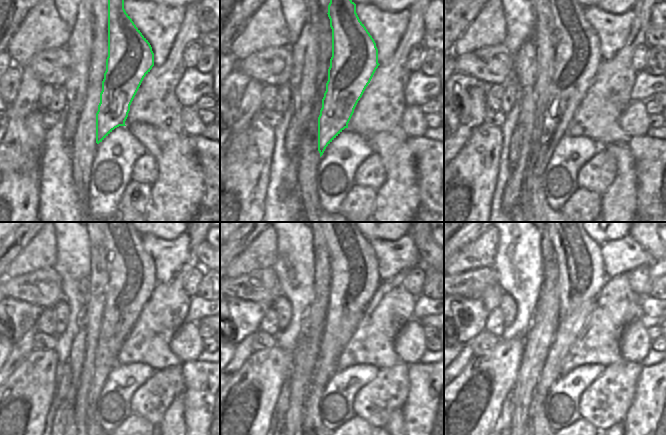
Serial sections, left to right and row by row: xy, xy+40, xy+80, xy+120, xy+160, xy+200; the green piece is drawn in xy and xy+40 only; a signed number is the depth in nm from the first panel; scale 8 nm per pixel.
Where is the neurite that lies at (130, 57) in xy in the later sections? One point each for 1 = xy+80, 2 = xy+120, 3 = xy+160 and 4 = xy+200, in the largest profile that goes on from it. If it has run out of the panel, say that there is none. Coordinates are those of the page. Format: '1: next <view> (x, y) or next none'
1: next xy+80 (578, 58)
2: next xy+120 (131, 273)
3: next xy+160 (355, 279)
4: next xy+200 (581, 276)

